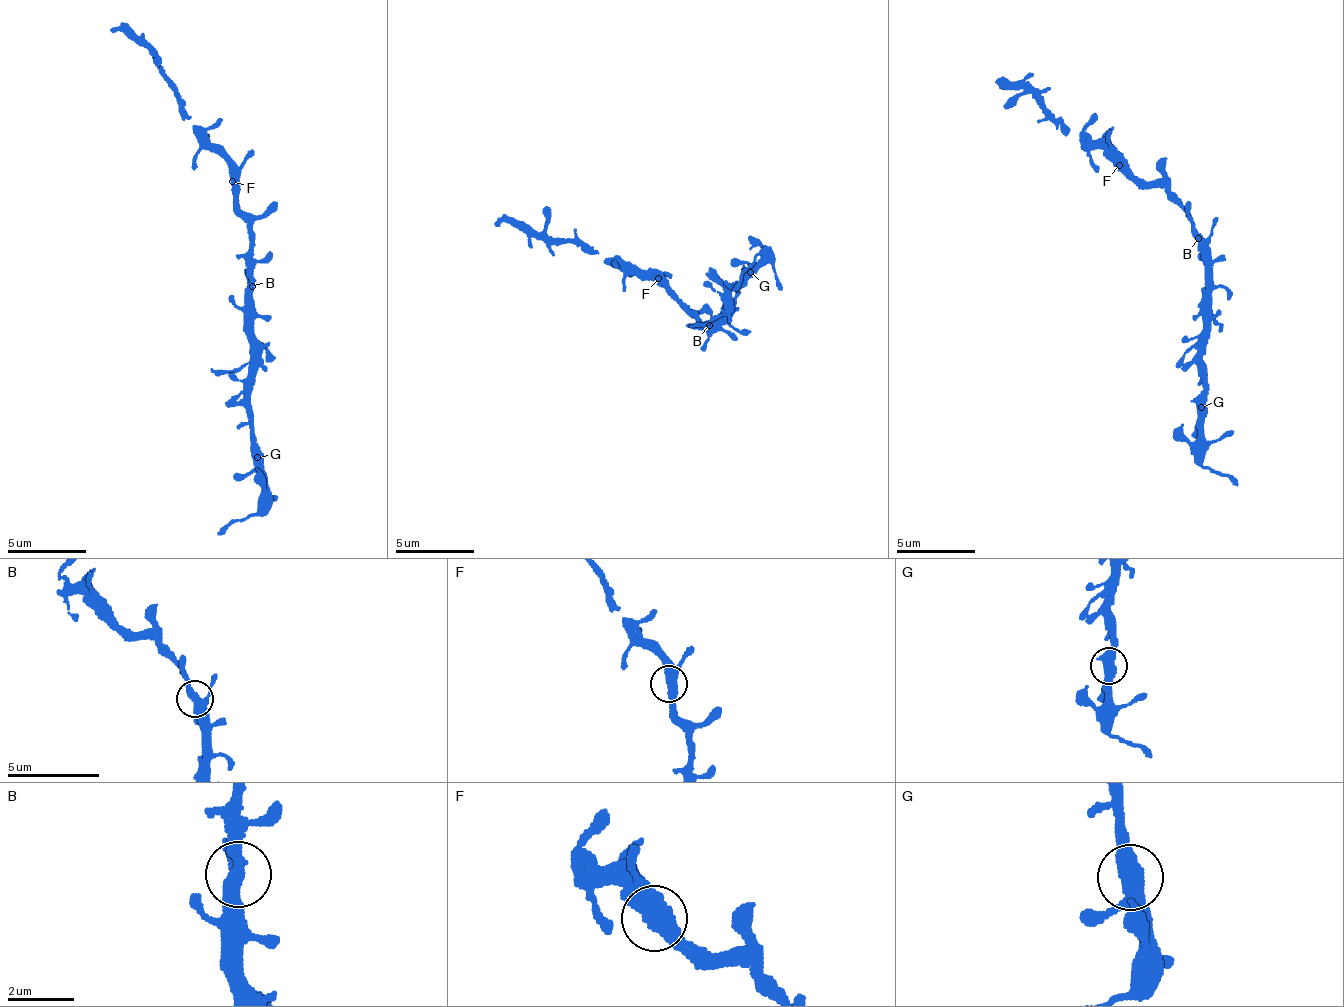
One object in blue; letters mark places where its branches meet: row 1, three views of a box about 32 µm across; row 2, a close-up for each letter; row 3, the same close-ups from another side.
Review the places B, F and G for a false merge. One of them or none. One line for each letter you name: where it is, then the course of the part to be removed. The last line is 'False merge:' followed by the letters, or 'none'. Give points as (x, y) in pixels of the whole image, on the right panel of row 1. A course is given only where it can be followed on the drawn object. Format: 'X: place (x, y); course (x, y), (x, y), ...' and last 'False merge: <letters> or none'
False merge: none

